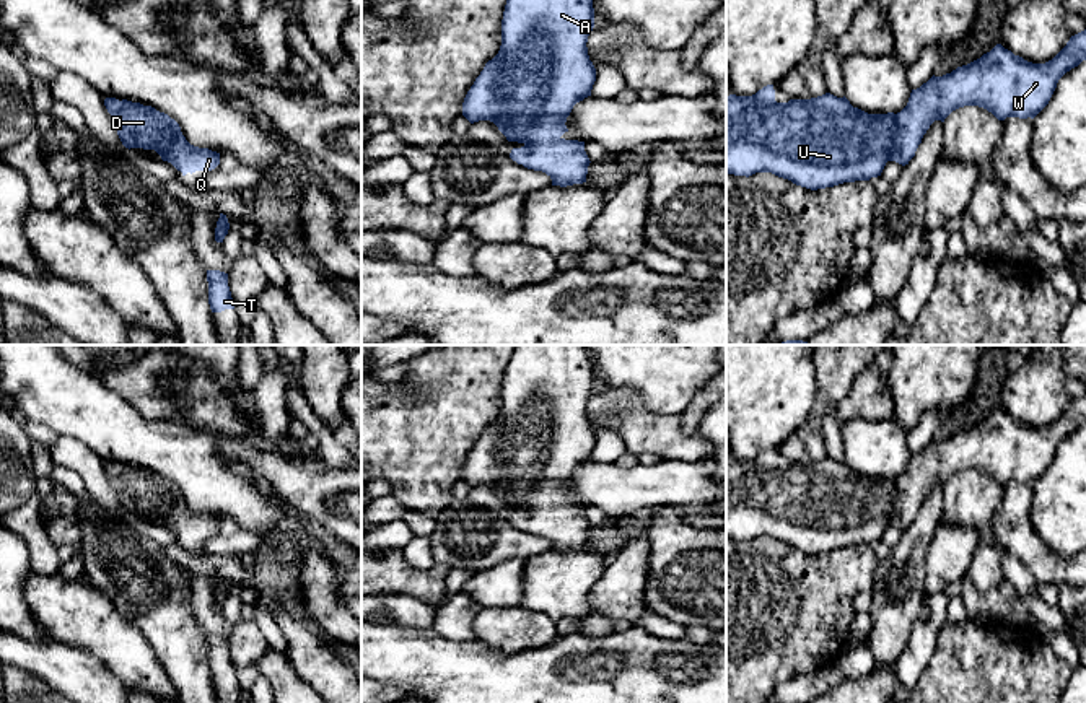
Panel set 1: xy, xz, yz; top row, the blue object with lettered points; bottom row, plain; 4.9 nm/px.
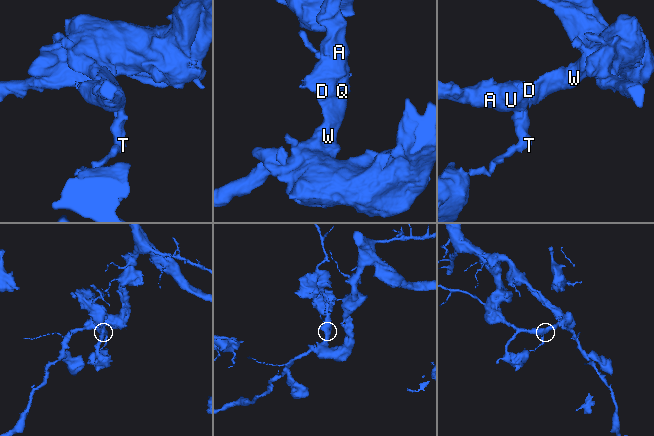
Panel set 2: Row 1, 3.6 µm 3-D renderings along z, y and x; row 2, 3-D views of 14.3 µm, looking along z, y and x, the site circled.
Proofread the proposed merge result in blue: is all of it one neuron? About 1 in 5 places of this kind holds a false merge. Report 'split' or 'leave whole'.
leave whole

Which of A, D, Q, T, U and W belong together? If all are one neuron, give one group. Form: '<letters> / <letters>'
A D Q T U W

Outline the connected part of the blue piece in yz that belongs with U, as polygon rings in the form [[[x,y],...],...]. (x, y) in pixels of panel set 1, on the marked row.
[[[1086,29],[1071,36],[1049,62],[1032,63],[996,44],[980,59],[943,76],[931,76],[912,90],[907,106],[894,114],[868,114],[850,101],[825,93],[811,99],[775,101],[773,85],[752,96],[726,98],[726,172],[752,176],[772,172],[796,186],[817,190],[843,182],[869,181],[881,176],[887,161],[902,166],[915,156],[923,135],[935,120],[964,106],[979,106],[998,120],[1034,119],[1050,101],[1058,80],[1086,60]]]

